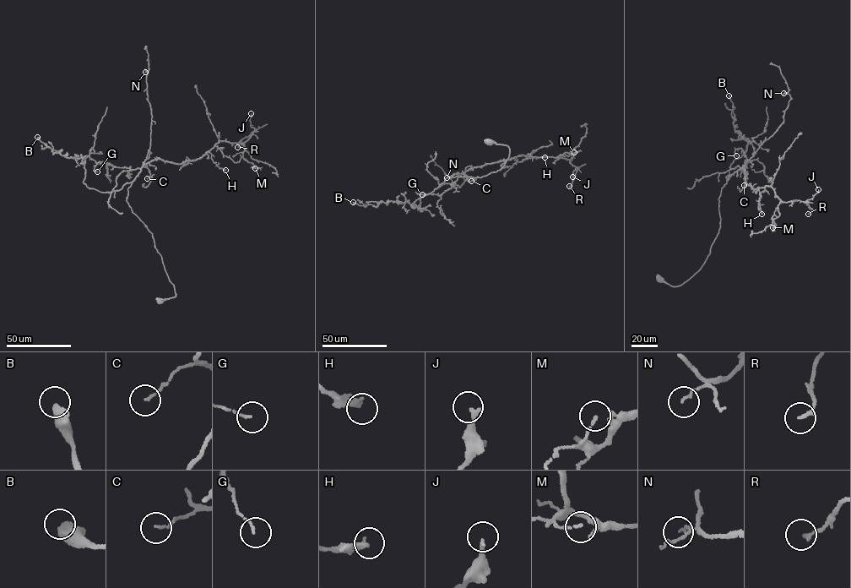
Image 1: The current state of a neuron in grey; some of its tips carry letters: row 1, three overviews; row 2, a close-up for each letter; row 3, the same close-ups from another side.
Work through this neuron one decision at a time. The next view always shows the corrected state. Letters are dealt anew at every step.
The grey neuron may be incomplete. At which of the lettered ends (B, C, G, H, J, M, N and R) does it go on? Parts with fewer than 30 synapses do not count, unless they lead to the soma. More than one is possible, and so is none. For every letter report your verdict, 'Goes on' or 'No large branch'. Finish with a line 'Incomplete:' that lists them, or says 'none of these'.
B: No large branch
C: No large branch
G: No large branch
H: No large branch
J: No large branch
M: No large branch
N: No large branch
R: No large branch
Incomplete: none of these

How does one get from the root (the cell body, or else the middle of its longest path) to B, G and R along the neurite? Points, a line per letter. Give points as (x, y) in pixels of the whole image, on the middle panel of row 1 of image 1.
B: (487, 141), (509, 149), (495, 171), (447, 176), (413, 203), (414, 209), (407, 202), (376, 207), (353, 202)
G: (487, 141), (508, 147), (501, 169), (479, 177), (454, 173), (441, 194), (422, 194)
R: (487, 141), (508, 147), (504, 166), (481, 177), (450, 177), (520, 155), (561, 157), (577, 168), (569, 186)

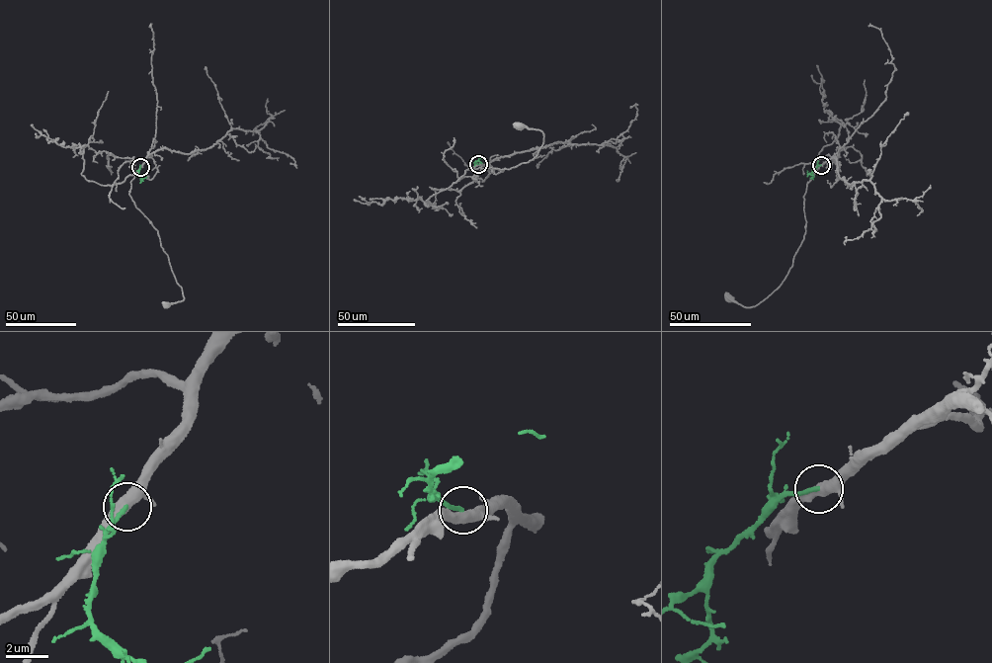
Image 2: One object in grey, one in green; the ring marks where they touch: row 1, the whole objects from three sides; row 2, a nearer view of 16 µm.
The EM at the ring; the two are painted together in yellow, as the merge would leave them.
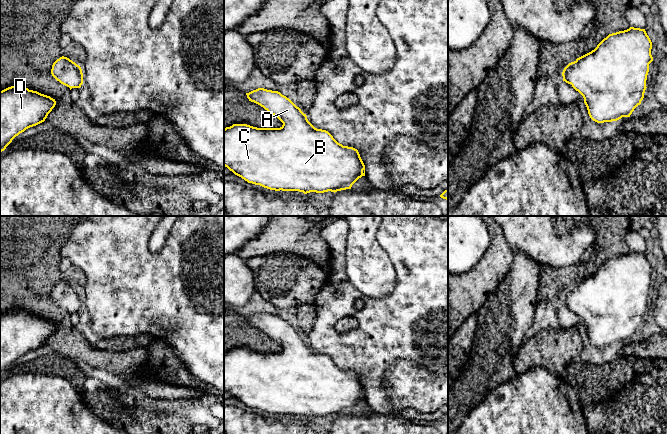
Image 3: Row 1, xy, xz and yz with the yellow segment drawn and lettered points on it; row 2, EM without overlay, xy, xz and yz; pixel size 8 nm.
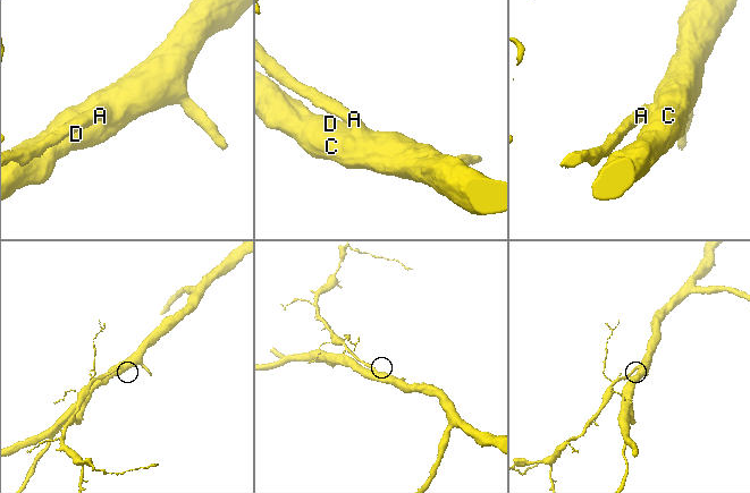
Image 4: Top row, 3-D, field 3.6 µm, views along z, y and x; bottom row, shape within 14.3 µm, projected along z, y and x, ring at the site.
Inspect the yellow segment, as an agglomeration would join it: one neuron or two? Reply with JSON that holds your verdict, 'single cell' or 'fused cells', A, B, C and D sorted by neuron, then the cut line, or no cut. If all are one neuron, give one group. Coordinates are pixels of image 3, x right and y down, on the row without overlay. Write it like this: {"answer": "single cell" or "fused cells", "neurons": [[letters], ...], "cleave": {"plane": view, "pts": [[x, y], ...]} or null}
{"answer": "single cell", "neurons": [["A", "B", "C", "D"]], "cleave": null}

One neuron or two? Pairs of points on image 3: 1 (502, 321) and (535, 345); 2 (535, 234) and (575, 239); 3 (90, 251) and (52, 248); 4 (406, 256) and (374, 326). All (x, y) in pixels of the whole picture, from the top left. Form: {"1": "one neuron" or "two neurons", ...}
{"1": "two neurons", "2": "one neuron", "3": "two neurons", "4": "one neuron"}

